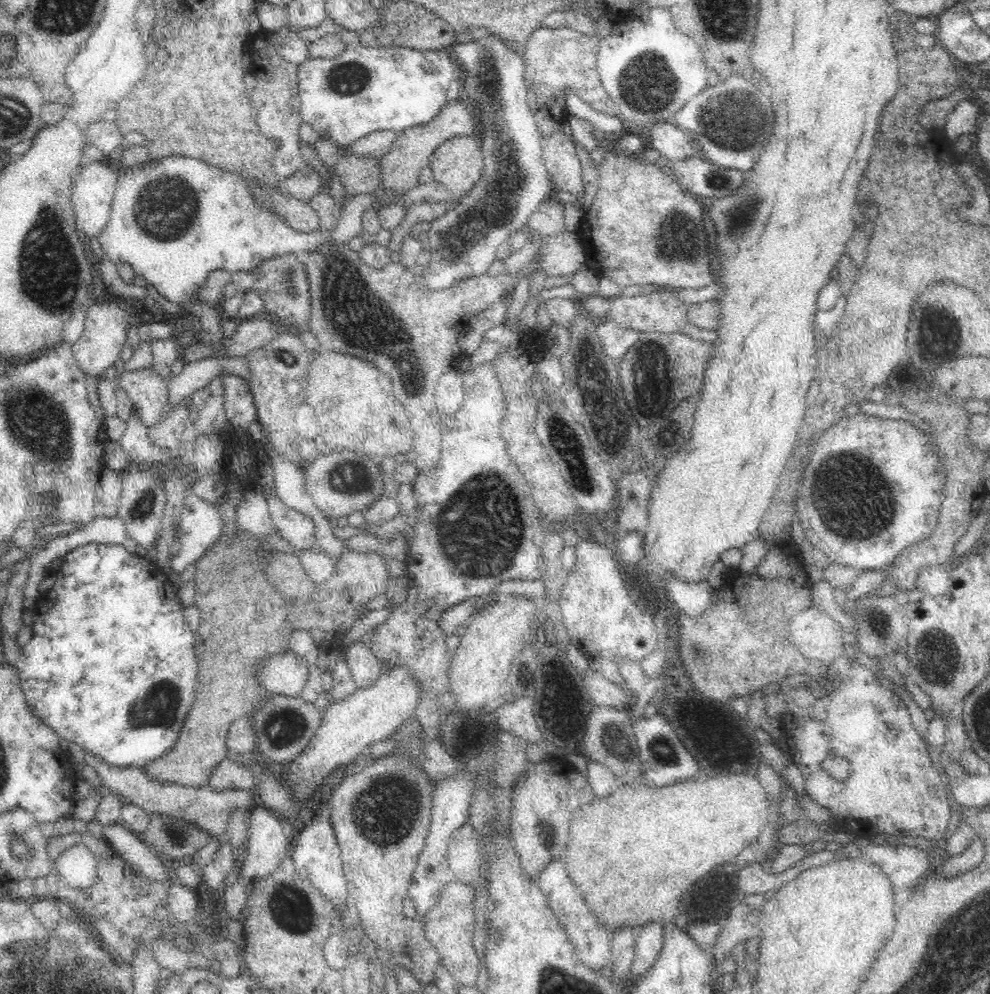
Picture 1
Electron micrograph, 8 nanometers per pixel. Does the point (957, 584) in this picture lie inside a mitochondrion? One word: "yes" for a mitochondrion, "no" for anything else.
no

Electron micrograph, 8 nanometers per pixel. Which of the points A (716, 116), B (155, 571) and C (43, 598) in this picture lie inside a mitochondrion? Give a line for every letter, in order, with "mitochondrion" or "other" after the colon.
A: mitochondrion
B: other
C: other

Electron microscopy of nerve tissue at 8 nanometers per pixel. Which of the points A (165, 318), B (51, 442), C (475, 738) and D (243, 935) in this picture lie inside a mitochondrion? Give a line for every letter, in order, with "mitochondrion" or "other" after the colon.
A: other
B: mitochondrion
C: other
D: other

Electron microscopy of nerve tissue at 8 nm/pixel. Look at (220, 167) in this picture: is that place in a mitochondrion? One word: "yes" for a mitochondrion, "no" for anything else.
no

